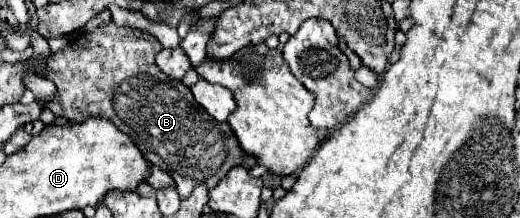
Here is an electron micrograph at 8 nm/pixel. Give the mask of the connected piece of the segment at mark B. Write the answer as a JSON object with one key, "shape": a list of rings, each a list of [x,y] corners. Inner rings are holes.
{"shape":[[[109,24],[93,32],[83,32],[79,38],[69,42],[61,52],[49,58],[45,78],[51,78],[57,84],[59,96],[53,102],[49,102],[47,108],[51,108],[55,116],[63,116],[69,122],[83,122],[85,118],[91,116],[115,122],[115,126],[121,132],[131,136],[131,140],[137,144],[145,160],[169,172],[169,176],[177,184],[179,196],[187,198],[197,184],[207,184],[209,188],[213,188],[233,166],[253,168],[257,166],[257,160],[253,160],[253,156],[241,150],[227,122],[215,122],[213,118],[209,118],[205,108],[201,108],[195,102],[191,90],[183,82],[165,78],[165,74],[157,70],[155,56],[161,48],[163,46],[155,36],[141,30],[133,30],[131,26],[119,28],[115,24]]]}

